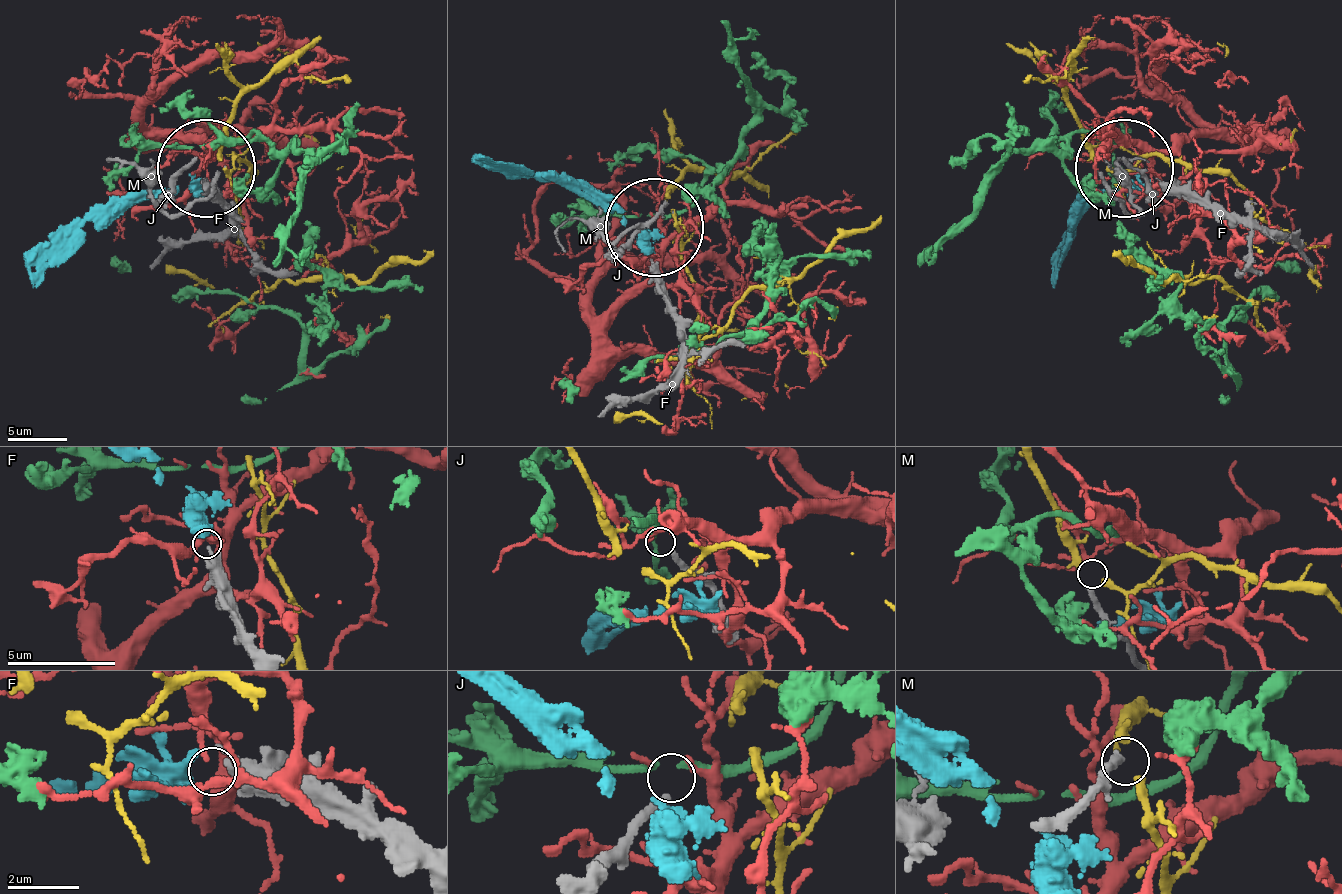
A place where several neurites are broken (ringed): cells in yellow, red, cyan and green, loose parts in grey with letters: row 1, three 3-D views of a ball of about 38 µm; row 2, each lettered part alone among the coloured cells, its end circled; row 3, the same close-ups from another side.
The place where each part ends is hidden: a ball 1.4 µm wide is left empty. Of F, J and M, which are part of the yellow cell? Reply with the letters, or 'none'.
M

